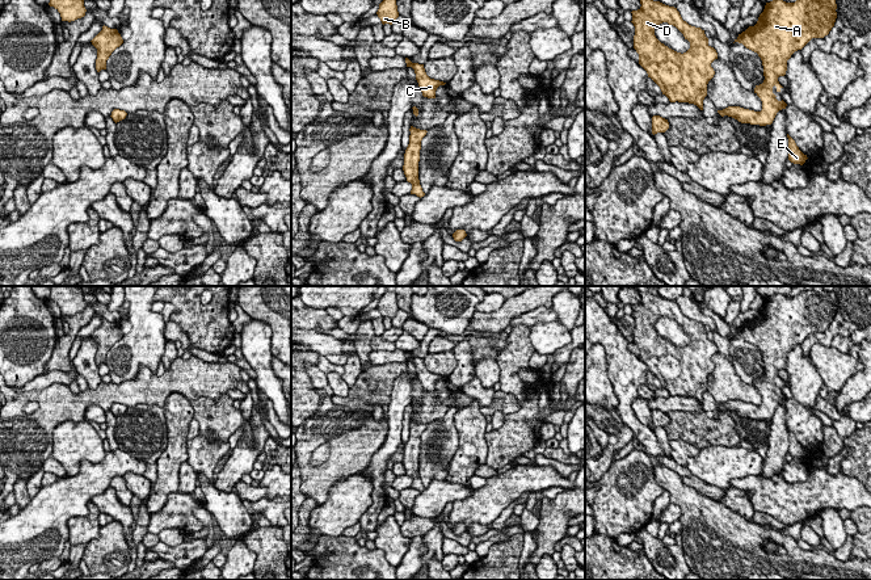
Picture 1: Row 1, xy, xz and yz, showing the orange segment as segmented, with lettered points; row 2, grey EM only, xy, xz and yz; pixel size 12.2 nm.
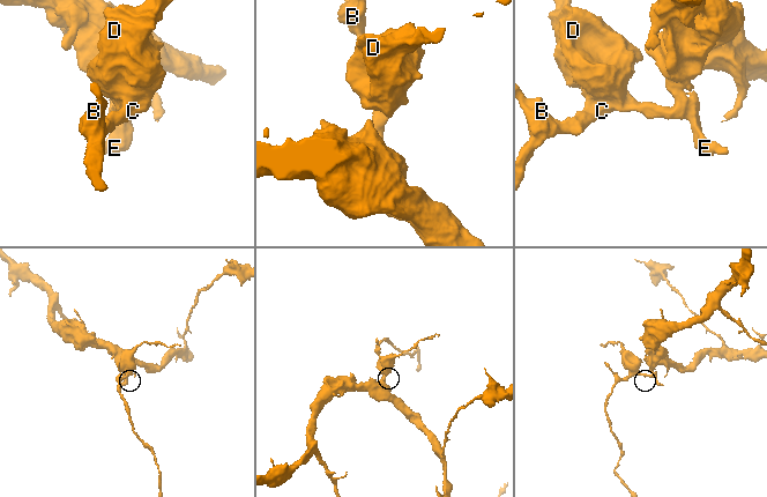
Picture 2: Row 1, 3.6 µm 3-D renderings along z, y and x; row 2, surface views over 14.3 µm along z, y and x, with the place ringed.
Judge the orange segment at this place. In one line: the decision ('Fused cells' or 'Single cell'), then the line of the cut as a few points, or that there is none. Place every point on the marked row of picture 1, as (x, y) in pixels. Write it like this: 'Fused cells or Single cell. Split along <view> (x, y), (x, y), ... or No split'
Single cell. No split

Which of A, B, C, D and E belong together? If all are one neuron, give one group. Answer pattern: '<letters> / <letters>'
A B C D E

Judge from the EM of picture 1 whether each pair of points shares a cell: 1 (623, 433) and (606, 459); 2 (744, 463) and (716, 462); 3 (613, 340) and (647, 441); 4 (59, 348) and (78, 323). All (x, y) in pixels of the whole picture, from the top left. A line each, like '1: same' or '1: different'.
1: same
2: same
3: same
4: same

